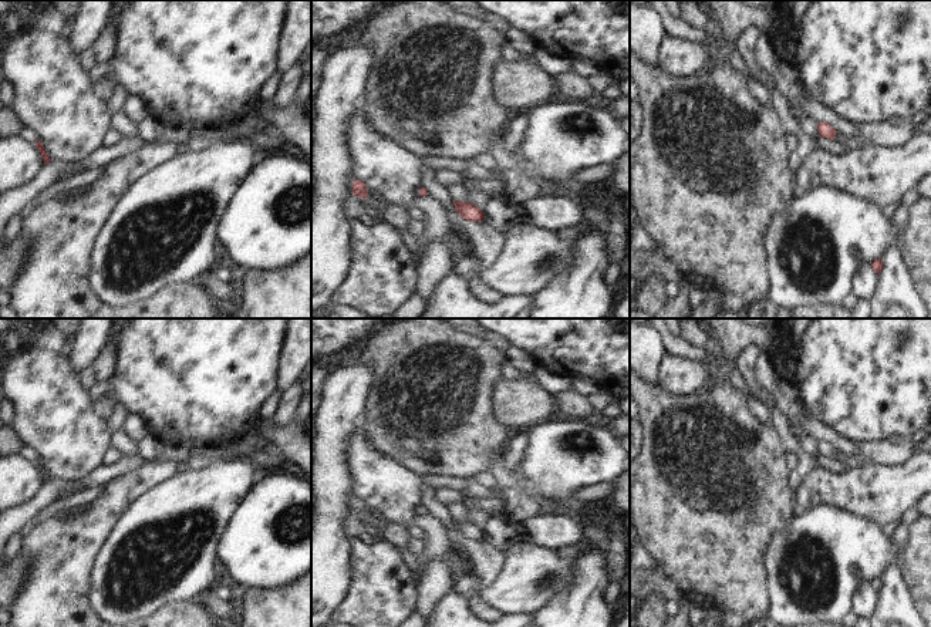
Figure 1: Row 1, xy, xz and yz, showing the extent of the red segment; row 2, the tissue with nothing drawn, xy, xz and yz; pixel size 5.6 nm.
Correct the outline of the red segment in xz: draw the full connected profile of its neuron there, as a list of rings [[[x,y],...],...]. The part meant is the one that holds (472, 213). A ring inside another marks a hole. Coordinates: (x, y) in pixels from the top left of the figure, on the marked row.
[[[453,202],[453,206],[459,216],[466,219],[468,222],[482,222],[483,220],[483,210],[469,202]]]

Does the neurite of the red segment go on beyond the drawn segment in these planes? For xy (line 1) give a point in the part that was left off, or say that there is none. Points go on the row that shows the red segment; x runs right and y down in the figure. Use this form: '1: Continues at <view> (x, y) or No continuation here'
1: No continuation here

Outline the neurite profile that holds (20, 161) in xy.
[[[20,135],[0,141],[0,192],[23,186],[33,181],[44,166],[34,144]]]

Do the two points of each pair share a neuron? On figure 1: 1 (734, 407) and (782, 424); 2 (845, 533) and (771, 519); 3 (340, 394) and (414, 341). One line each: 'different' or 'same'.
1: different
2: different
3: different

